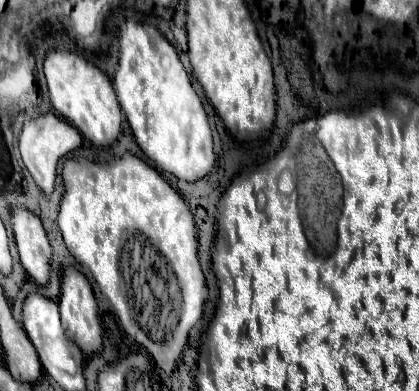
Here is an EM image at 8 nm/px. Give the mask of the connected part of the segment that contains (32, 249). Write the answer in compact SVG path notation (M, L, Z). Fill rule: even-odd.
M19 206L13 210L11 224L23 268L27 270L31 280L45 286L49 282L51 246L39 216L35 216L25 206Z

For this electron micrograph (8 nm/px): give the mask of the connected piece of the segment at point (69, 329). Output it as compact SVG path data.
M67 268L61 276L61 322L65 334L89 356L101 346L101 326L97 322L97 302L87 276Z

